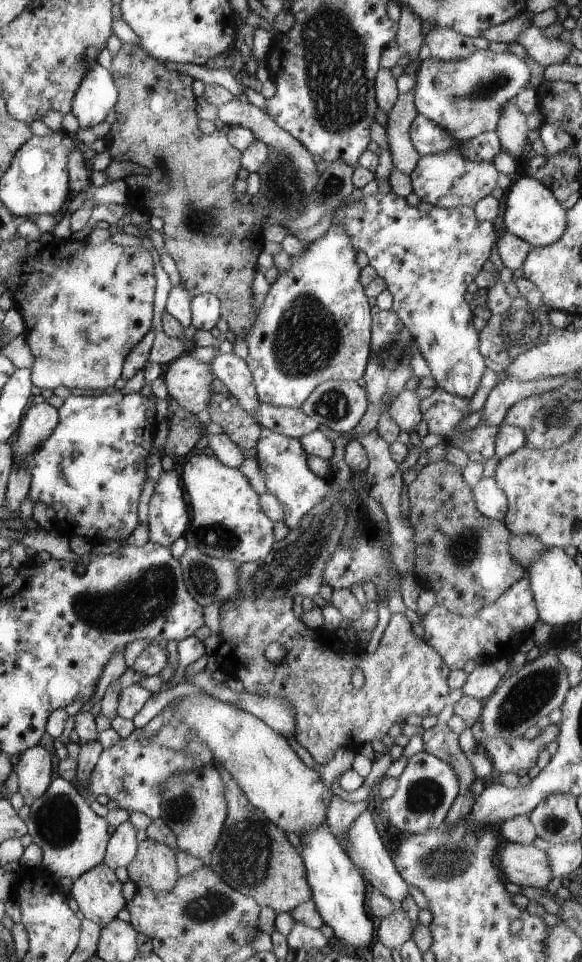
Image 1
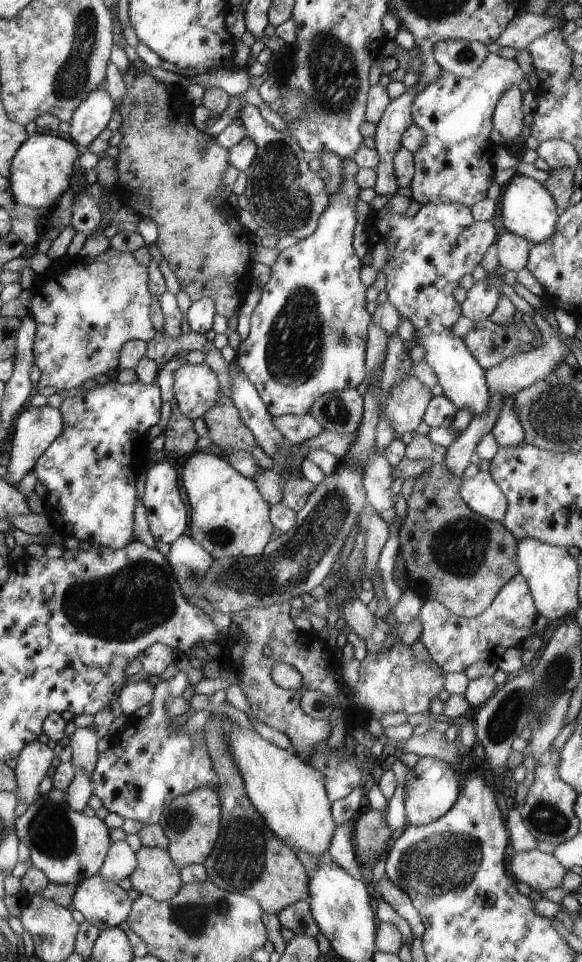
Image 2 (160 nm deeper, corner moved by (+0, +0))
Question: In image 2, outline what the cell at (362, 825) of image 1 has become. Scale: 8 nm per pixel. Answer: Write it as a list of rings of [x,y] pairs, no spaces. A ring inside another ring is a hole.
[[[386,876],[380,880],[379,885],[380,894],[384,902],[392,905],[392,908],[402,918],[405,918],[406,922],[409,922],[414,938],[421,938],[424,934],[425,926],[408,894],[393,882],[390,882]]]

